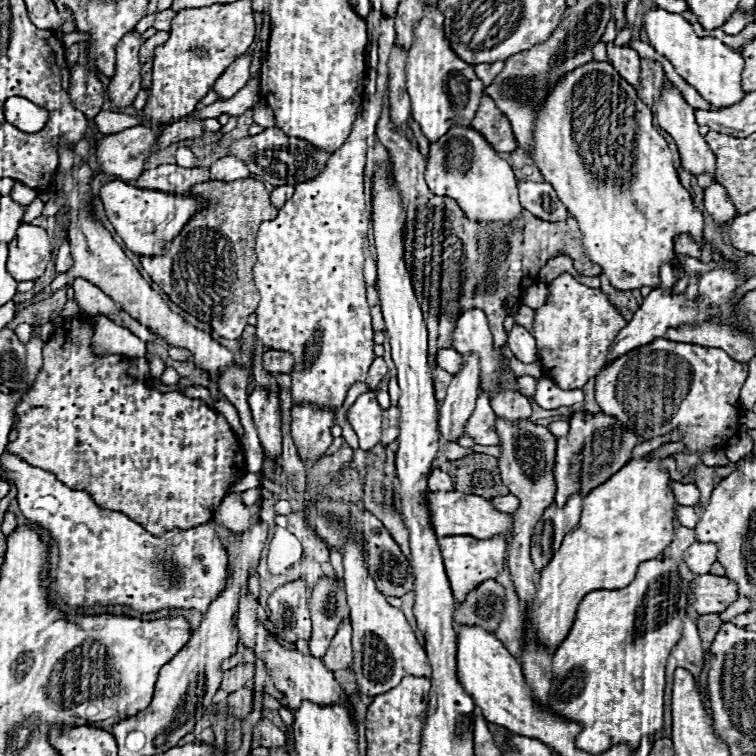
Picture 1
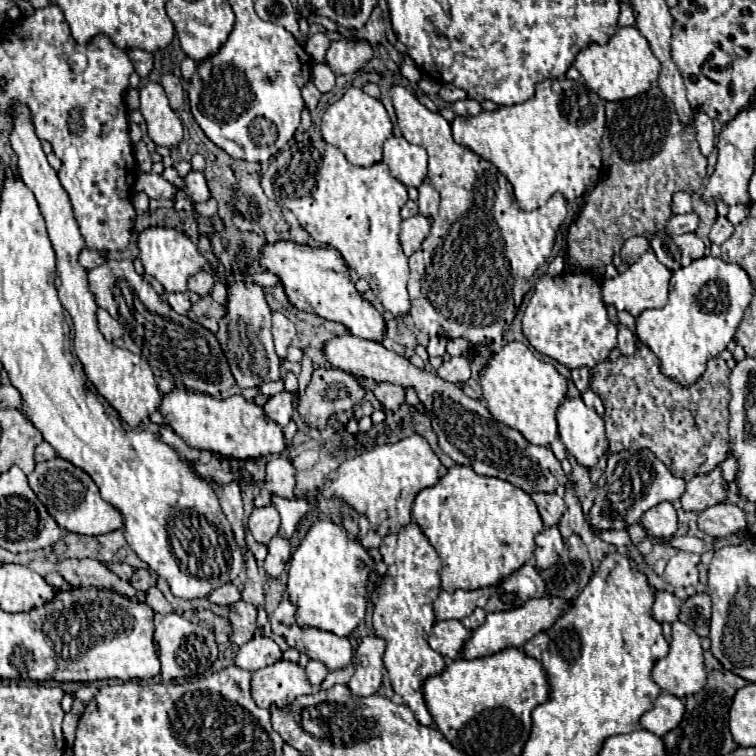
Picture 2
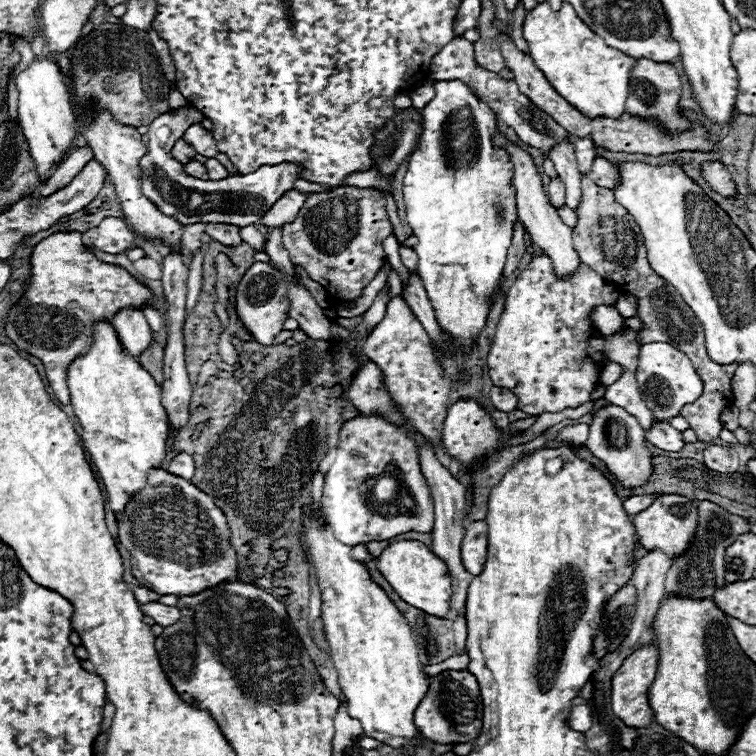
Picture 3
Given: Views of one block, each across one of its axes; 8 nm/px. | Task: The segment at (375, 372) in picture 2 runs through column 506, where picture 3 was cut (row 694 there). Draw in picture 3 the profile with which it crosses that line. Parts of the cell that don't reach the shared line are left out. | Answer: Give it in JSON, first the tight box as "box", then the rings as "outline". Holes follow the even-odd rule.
{"box":[414,670,482,744],"outline":[[[444,670],[430,680],[430,688],[414,712],[414,724],[422,736],[438,744],[462,744],[472,742],[482,732],[482,694],[474,674],[466,670]]]}

